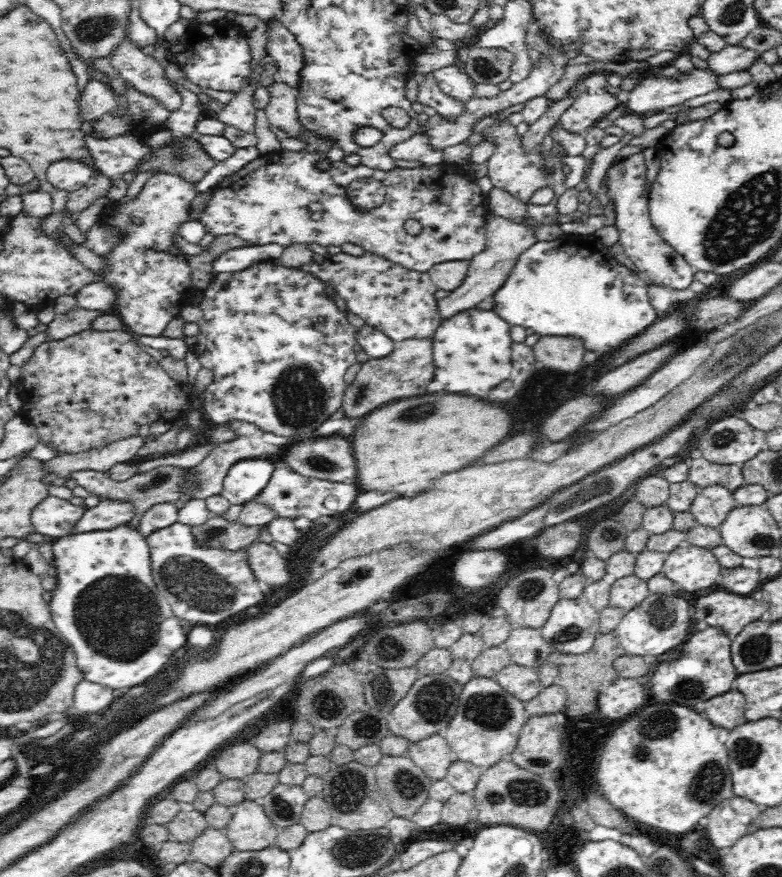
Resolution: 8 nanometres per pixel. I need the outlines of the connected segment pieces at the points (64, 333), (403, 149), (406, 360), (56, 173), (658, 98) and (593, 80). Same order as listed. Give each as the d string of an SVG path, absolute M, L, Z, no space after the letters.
M79 306L68 314L57 314L46 328L46 340L58 340L89 328L89 322L102 312L84 310Z
M412 136L401 143L389 146L387 153L394 160L413 160L428 165L439 165L442 163L442 150L432 150L428 146L426 136Z
M412 337L396 341L393 351L388 356L370 359L362 364L353 382L346 385L339 409L346 420L362 420L384 404L426 394L426 388L434 377L432 337Z
M60 160L50 164L46 172L47 181L58 188L72 192L82 188L93 176L94 170L75 160Z
M692 67L689 71L681 73L678 78L668 78L668 76L650 76L650 78L639 78L634 88L623 98L627 103L626 112L634 112L635 114L648 114L654 110L662 112L667 107L673 107L684 104L690 98L712 92L718 89L718 78L720 73L708 68Z
M594 72L578 80L574 86L578 96L561 119L563 130L585 136L587 130L595 127L599 120L620 107L620 99L612 96L604 87L606 77Z

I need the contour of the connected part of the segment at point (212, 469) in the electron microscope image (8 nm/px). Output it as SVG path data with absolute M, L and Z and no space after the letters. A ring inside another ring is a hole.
M262 429L216 445L193 471L201 482L201 490L193 495L193 499L205 500L208 496L221 495L223 480L235 463L242 460L267 460L269 456L282 456L286 450L288 446L266 442Z

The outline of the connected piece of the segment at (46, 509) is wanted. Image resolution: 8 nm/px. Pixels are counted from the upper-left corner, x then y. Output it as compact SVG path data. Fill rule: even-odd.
M48 496L31 514L34 531L46 538L64 538L76 531L87 507L70 504L68 499Z

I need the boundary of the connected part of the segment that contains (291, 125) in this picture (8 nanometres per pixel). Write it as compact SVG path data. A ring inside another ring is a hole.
M273 80L268 83L268 89L270 89L270 102L263 109L268 123L282 130L288 138L300 139L305 131L297 114L300 91Z

